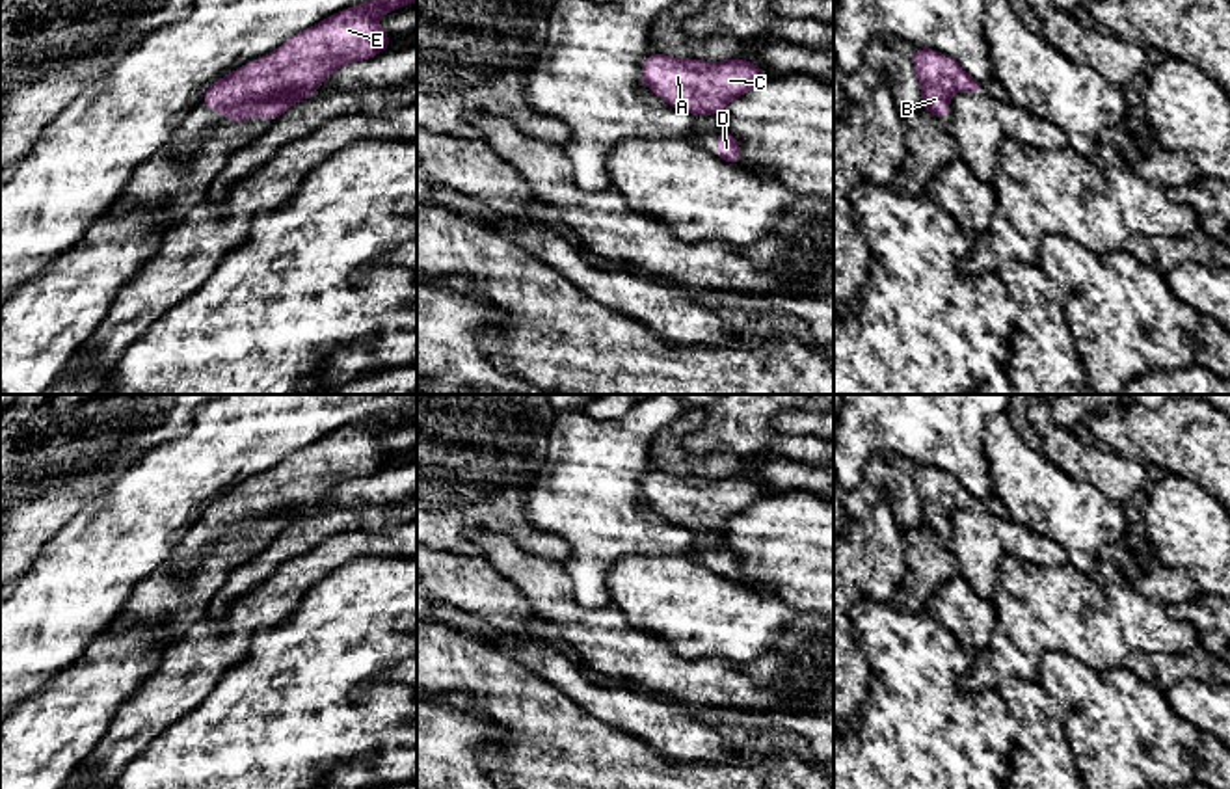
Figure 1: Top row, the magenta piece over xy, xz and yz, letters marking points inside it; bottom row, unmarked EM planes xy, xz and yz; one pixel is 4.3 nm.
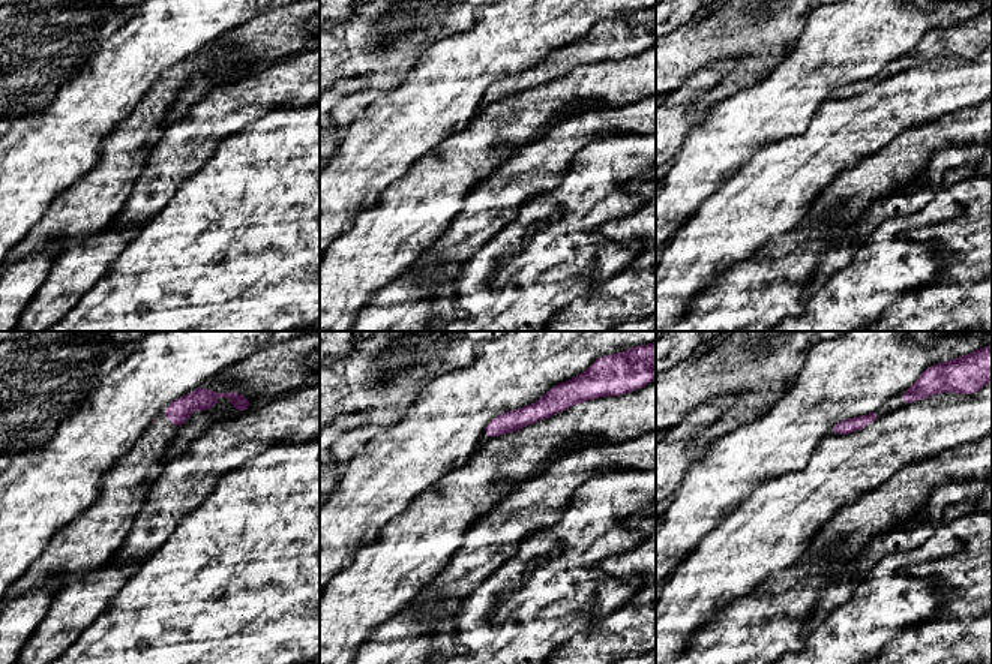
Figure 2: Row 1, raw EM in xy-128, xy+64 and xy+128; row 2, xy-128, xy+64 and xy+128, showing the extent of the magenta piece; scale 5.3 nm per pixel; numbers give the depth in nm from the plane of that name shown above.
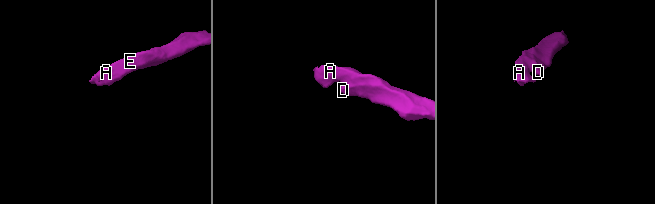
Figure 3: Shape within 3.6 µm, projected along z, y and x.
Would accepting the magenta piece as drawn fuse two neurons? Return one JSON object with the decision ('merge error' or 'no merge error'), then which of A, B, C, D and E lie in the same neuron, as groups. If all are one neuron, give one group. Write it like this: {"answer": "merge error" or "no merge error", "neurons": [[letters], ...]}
{"answer": "no merge error", "neurons": [["A", "B", "C", "D", "E"]]}

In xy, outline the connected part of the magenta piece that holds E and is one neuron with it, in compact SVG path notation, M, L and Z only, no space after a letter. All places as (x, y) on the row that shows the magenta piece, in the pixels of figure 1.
M370 0L342 9L287 39L275 52L249 61L214 82L205 91L201 104L210 106L214 112L221 112L227 121L242 121L255 115L264 115L268 121L274 121L294 102L311 97L337 67L374 58L383 48L391 47L391 37L374 20L409 2L417 0Z

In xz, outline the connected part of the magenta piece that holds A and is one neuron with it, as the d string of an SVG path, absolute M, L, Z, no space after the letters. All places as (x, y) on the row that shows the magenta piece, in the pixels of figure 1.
M651 52L642 63L642 78L649 91L670 106L696 117L722 112L733 99L770 78L748 60L702 61L677 60Z

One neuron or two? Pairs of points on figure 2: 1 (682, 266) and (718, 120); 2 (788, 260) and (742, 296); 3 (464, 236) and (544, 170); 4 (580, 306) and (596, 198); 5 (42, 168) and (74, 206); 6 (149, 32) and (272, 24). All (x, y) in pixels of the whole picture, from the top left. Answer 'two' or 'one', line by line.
1: two
2: one
3: one
4: two
5: two
6: two

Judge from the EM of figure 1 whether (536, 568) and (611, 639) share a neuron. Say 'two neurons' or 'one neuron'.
one neuron

